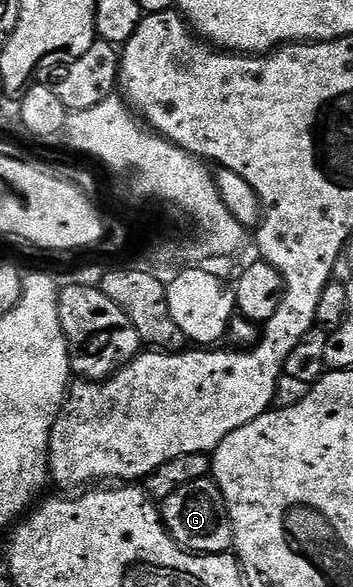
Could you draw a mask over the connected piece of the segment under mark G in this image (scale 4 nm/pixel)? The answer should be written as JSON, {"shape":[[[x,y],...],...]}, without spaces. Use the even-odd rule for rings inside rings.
{"shape":[[[214,478],[198,479],[189,485],[181,485],[177,493],[162,500],[161,514],[167,532],[185,551],[194,551],[200,555],[221,555],[230,552],[235,546],[229,509]]]}

